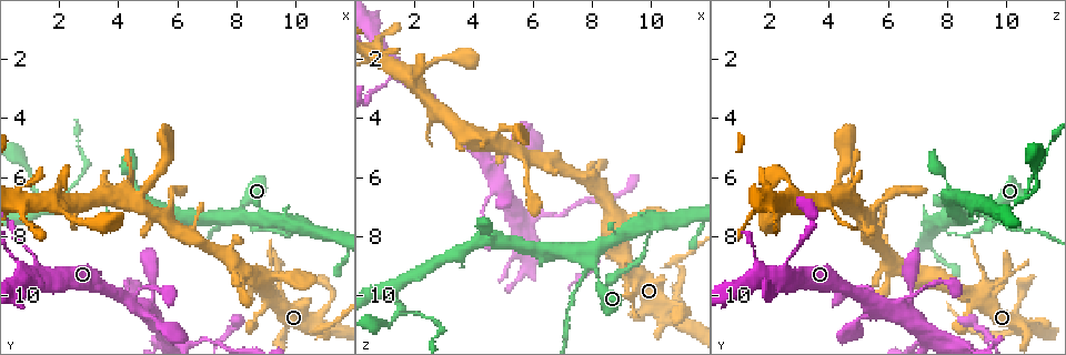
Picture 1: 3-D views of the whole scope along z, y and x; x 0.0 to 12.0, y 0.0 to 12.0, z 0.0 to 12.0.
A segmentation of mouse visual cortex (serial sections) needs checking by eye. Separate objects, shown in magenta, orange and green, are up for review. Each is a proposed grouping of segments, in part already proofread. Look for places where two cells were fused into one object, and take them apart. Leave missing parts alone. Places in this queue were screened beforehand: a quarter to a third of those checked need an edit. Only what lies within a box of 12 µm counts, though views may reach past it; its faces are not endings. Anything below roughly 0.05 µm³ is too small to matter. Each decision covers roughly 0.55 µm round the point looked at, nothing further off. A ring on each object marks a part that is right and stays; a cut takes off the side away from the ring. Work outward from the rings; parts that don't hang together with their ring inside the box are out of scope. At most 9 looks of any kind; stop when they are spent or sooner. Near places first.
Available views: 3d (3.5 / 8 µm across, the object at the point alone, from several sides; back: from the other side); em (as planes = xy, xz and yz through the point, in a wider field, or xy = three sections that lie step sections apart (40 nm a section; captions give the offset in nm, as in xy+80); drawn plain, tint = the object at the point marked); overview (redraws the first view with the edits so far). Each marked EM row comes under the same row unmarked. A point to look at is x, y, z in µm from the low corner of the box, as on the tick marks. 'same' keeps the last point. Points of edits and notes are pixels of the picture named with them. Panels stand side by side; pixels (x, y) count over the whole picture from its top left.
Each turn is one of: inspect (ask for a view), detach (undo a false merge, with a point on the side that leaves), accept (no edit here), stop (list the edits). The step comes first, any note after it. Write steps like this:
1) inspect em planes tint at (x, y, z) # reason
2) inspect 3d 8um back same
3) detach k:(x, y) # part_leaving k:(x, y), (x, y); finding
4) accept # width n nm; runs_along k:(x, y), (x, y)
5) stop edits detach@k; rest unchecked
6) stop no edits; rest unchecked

inspect 3d 3.5um back at (8.0, 7.3, 8.6) # small branch off a trunk

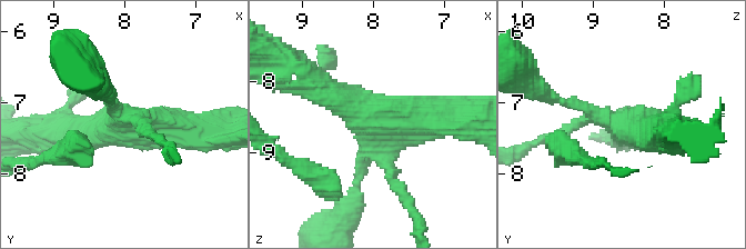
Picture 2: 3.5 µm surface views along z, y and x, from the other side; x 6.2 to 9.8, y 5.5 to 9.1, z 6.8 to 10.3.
inspect em xy step 1 tint at (7.90, 7.30, 8.60) # arms 4; arm_widths 150, 150, 400, 500 nm; shape alone is not enough

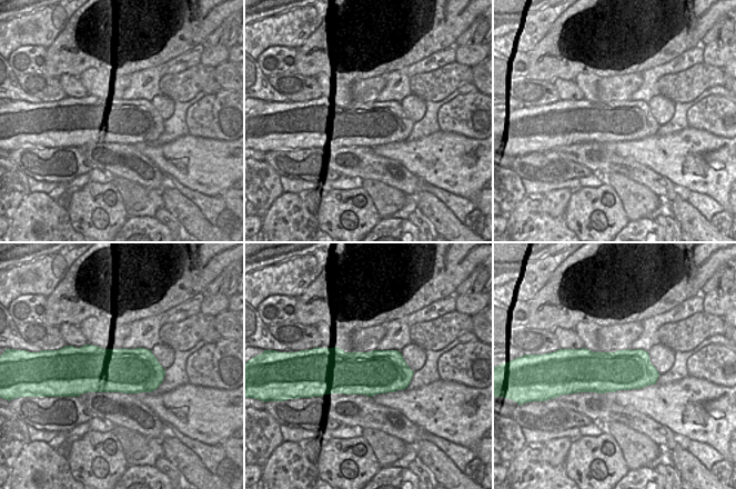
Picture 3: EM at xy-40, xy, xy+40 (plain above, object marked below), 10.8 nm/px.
accept # runs_along 2:(356, 186), (380, 122), (452, 120); one cell here

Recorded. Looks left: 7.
inspect 3d 8um at (1.5, 6.7, 10.5) # three arms meet

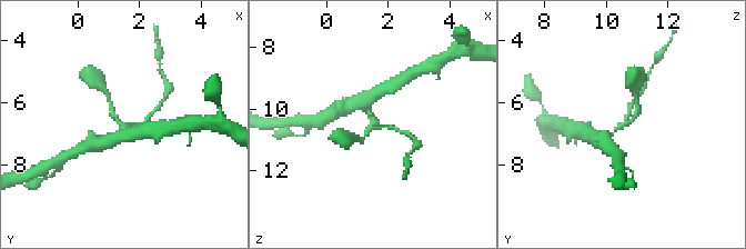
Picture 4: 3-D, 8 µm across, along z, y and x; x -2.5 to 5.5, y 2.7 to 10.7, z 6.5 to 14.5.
inspect em xy step 2 tint at (1.6, 6.8, 10.4) # arms 3; arm_widths 150, 150, 250 nm

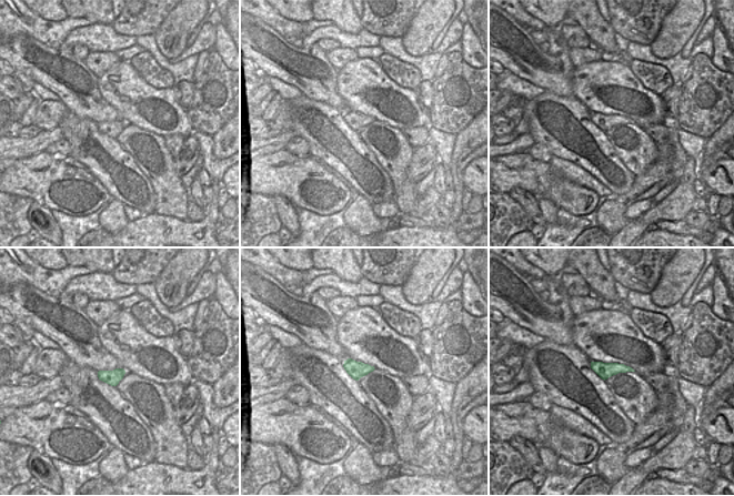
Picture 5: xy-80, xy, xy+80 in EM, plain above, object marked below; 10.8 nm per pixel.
detach 4:(150, 115) # width 190 nm; part_leaving 4:(385, 127), (405, 131), (414, 141); two cells meet here

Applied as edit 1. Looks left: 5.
inspect overview # see it whole again

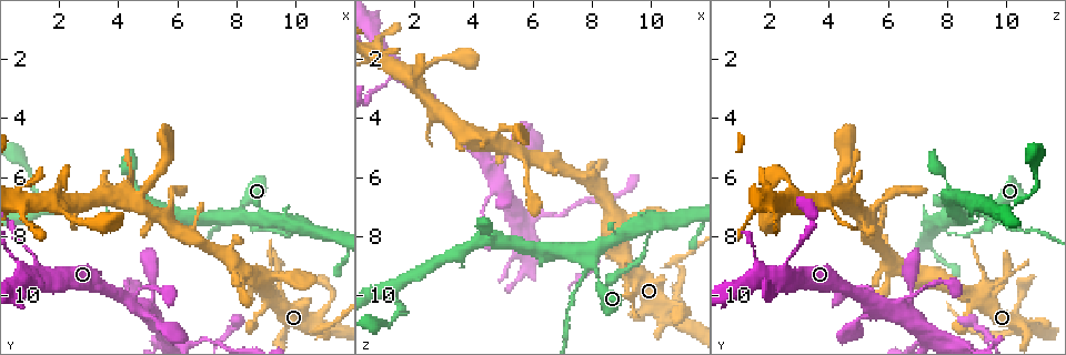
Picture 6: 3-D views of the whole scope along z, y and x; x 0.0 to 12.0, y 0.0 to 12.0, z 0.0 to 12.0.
inspect 3d 3.5um at (4.6, 10.5, 5.6) # sharp bend

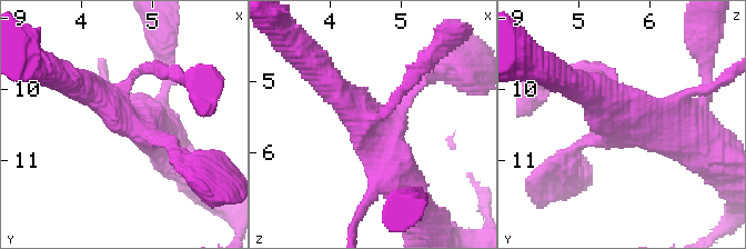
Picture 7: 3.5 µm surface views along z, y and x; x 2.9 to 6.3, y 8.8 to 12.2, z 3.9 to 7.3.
inspect em xy step 1 tint at (4.65, 10.50, 5.60) # now the EM

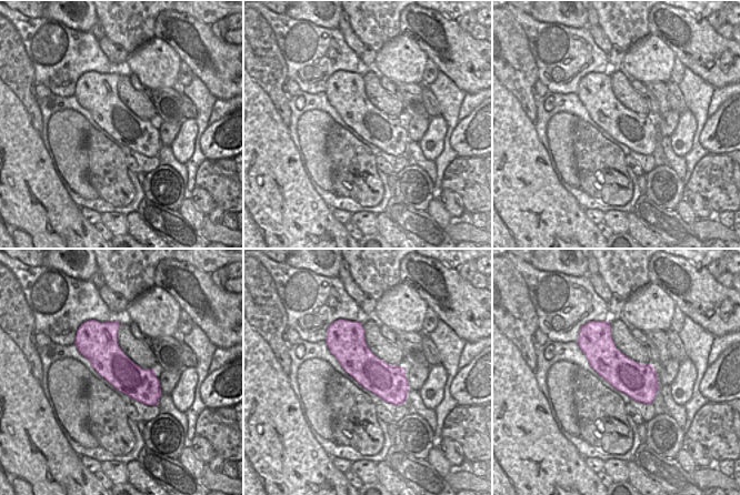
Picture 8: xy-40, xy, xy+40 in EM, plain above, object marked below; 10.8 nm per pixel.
accept # arm_widths 150, 150, 400, 600 nm; one cell here

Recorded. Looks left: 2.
inspect 3d 3.5um at (10.9, 11.2, 8.8) # abrupt turn

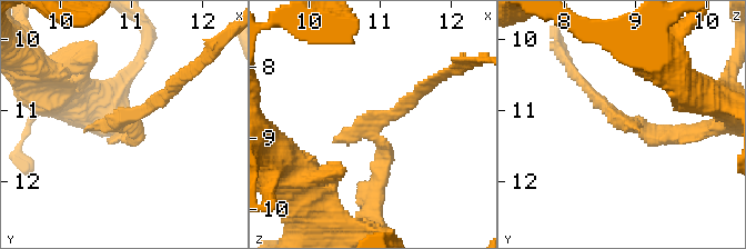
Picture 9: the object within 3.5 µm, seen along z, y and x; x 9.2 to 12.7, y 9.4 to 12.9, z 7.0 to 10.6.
inspect em xy step 3 tint at (10.85, 11.15, 8.80)

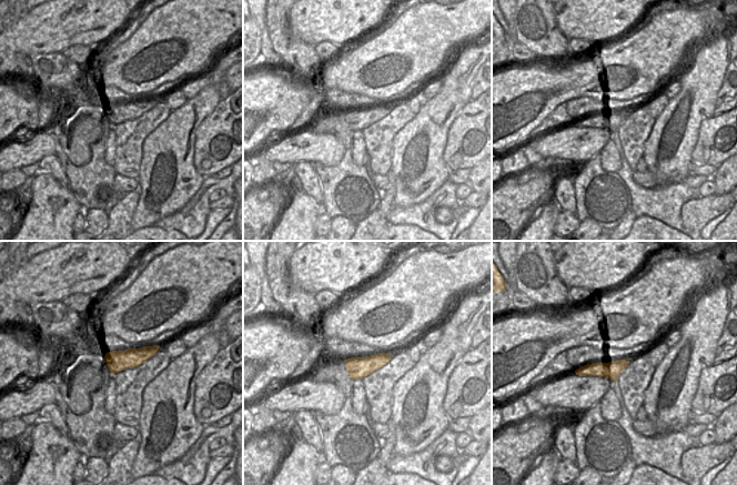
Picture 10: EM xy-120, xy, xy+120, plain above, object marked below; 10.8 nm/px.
detach 9:(402, 110) # part_leaving 9:(374, 137), (371, 122), (439, 77); a second cell is stuck on

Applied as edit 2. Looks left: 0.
stop edits detach@4, detach@9; rest unchecked

